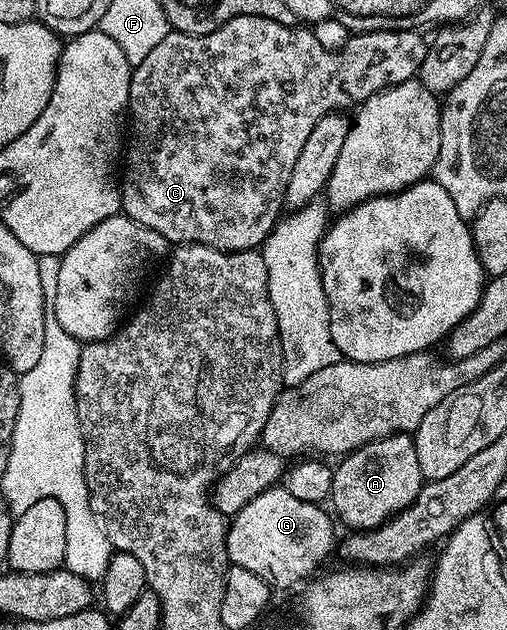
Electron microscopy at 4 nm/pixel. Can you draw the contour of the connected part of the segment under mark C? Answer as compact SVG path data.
M236 16L231 18L221 27L216 28L211 34L187 34L186 32L169 31L163 38L163 42L159 42L159 46L155 46L155 50L151 50L151 54L147 54L147 58L143 58L143 62L139 62L133 68L133 77L131 78L131 86L129 87L129 112L131 113L131 131L127 136L127 151L123 156L123 175L120 177L121 186L121 212L126 216L130 216L135 222L139 222L143 226L147 226L151 230L155 230L159 234L163 234L163 238L168 240L170 245L178 244L202 244L203 246L211 246L218 248L224 252L252 252L260 249L264 245L265 239L273 233L273 228L277 225L277 221L283 216L283 210L286 207L285 195L287 194L287 182L291 182L291 170L295 170L295 162L299 158L299 154L303 151L303 145L307 143L308 136L315 126L315 122L319 122L319 118L323 118L332 112L340 112L342 110L356 109L364 100L371 98L377 92L382 92L384 88L390 88L396 84L402 84L408 80L414 79L420 73L423 66L423 58L427 58L427 50L430 41L424 40L420 31L408 28L407 30L375 30L374 32L358 32L350 35L349 40L342 48L332 52L327 50L327 46L319 43L319 38L315 38L315 34L308 27L294 26L291 24L280 24L271 18L263 18L262 16Z

